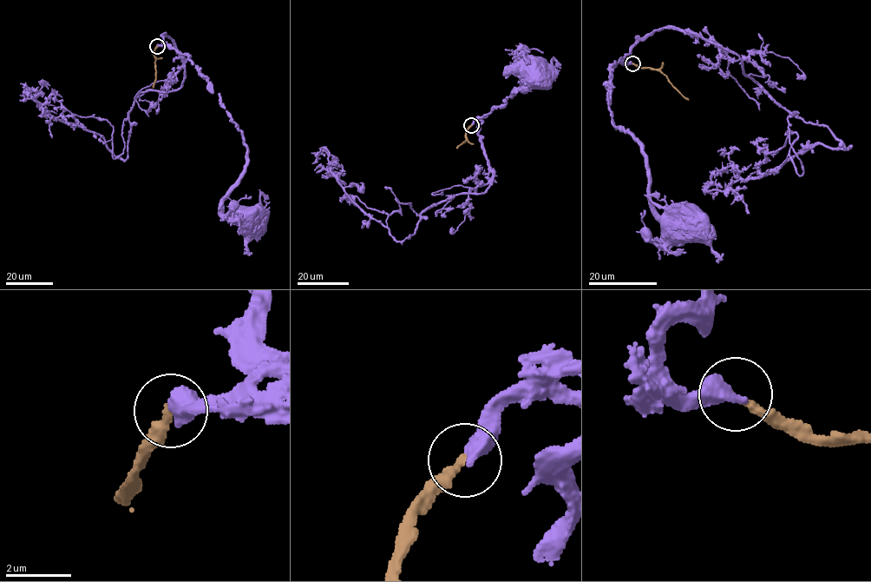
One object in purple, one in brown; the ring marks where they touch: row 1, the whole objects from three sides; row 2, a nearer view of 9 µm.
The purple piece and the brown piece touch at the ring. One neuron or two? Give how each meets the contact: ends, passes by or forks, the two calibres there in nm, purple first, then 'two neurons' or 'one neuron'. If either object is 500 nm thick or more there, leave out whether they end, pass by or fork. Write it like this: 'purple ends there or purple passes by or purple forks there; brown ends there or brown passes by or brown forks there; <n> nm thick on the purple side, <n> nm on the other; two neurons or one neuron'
550 nm thick on the purple side, 280 nm on the other; one neuron

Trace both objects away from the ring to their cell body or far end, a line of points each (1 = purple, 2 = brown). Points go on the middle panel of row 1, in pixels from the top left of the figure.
1: (471, 124), (503, 105), (537, 72), (548, 76), (527, 63), (508, 71), (518, 74), (524, 69)
2: (471, 125), (466, 140), (456, 148)

